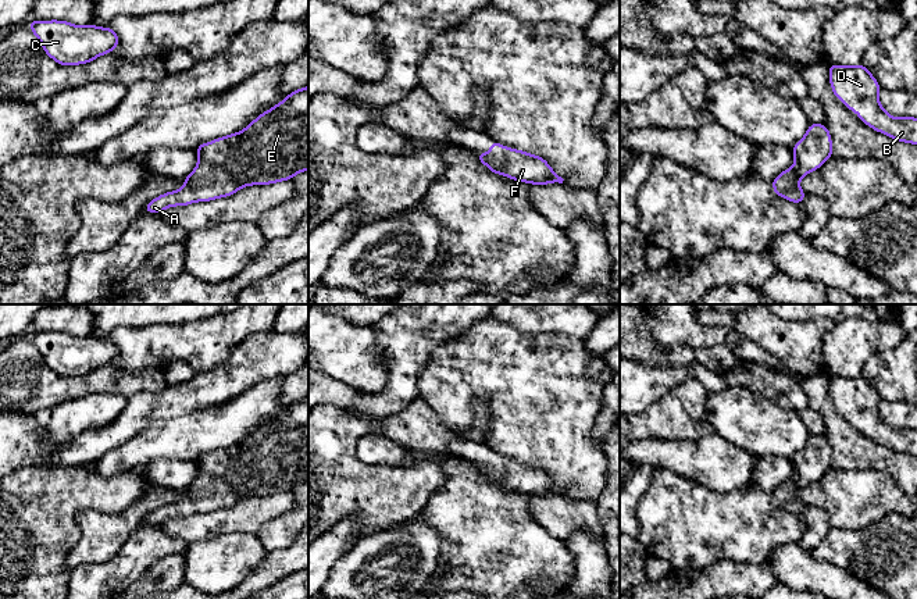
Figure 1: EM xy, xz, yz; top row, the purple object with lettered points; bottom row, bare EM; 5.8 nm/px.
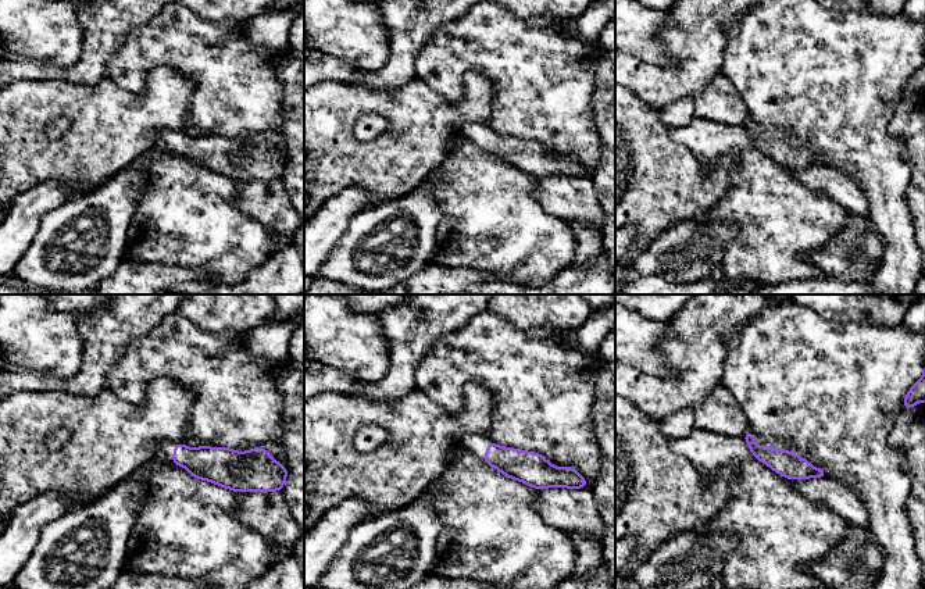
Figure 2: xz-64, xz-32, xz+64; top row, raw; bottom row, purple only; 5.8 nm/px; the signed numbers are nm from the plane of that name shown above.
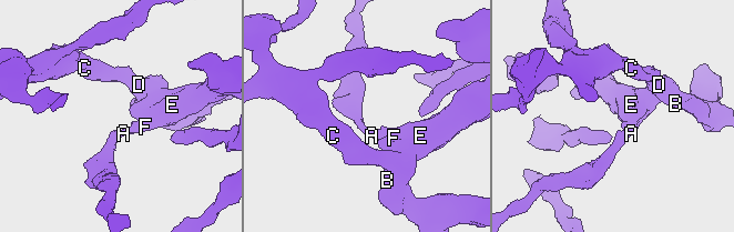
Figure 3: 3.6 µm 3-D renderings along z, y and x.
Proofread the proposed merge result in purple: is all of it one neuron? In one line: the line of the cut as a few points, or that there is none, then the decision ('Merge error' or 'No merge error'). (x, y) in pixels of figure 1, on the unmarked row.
No split. No merge error

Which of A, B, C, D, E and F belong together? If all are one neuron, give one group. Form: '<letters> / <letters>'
A B C D E F

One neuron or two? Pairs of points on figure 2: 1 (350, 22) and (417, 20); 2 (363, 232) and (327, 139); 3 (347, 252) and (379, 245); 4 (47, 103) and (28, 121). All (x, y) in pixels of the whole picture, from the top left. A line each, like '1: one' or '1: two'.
1: two
2: two
3: one
4: one

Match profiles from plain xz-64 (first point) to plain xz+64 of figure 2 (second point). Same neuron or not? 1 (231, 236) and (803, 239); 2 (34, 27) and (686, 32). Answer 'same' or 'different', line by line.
1: same
2: different

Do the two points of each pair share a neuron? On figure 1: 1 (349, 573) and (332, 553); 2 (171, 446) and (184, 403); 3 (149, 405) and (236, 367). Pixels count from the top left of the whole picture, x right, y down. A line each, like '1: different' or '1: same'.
1: different
2: different
3: same

